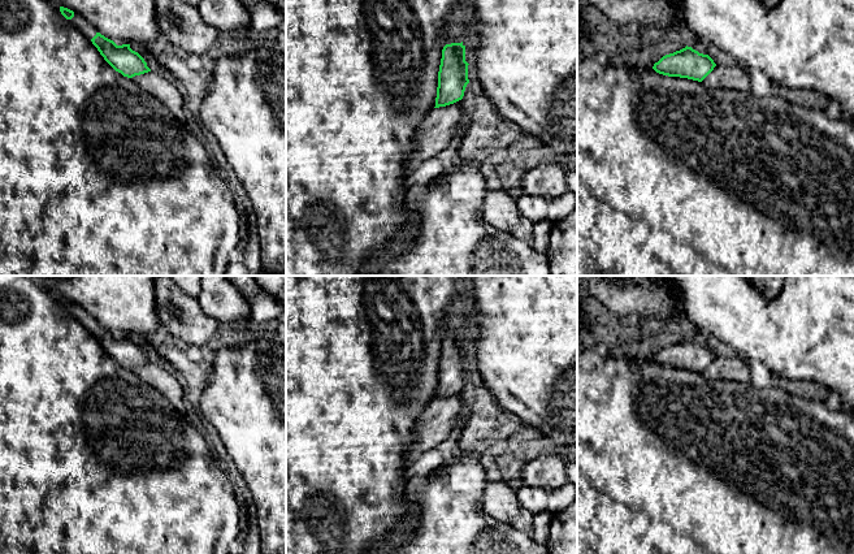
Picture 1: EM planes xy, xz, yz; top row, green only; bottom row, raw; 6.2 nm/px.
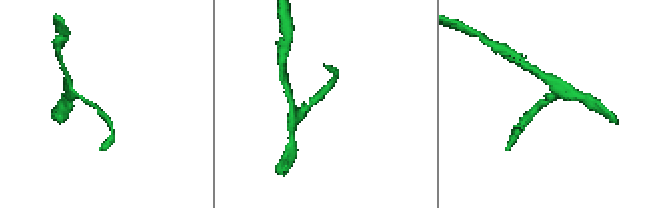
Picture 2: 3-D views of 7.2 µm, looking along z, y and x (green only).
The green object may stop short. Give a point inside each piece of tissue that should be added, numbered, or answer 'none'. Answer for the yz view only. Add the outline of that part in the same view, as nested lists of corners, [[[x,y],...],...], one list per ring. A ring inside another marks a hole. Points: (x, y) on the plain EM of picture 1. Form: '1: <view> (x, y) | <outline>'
none

